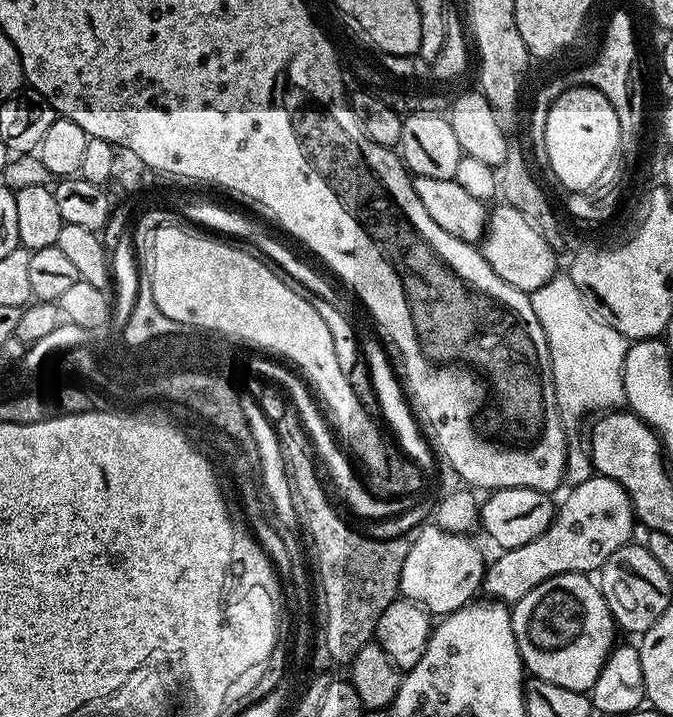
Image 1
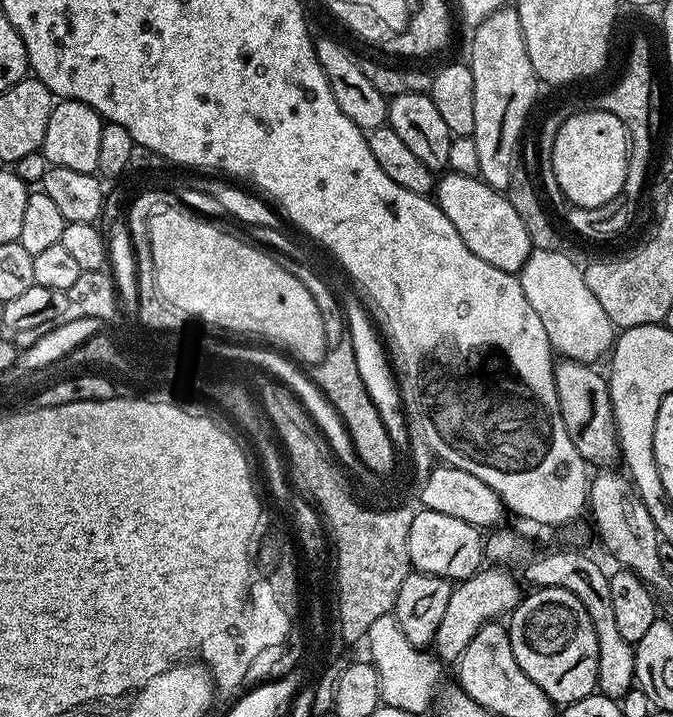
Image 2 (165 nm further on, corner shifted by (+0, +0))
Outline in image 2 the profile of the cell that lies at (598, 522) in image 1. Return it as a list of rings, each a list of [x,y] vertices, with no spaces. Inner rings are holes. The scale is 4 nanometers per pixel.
[[[484,566],[470,578],[459,581],[450,594],[450,602],[438,625],[434,641],[434,652],[441,661],[459,661],[460,656],[470,646],[470,638],[478,634],[484,624],[490,624],[501,619],[500,615],[511,613],[520,603],[522,591],[520,584],[507,572],[504,566]],[[492,567],[492,568],[488,568]]]

